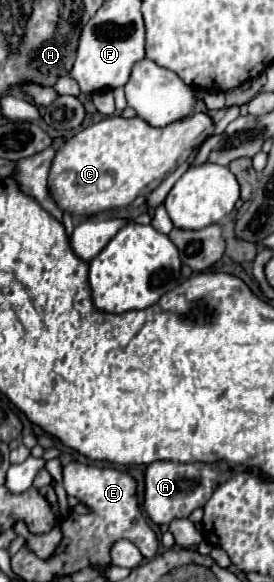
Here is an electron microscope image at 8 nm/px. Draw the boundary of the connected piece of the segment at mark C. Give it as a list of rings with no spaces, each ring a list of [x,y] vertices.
[[[206,111],[186,115],[186,119],[178,119],[178,123],[166,127],[150,127],[150,123],[138,115],[130,119],[122,115],[106,117],[70,137],[66,145],[58,149],[48,175],[50,195],[60,209],[82,217],[126,207],[138,195],[154,191],[214,129],[216,123]]]

